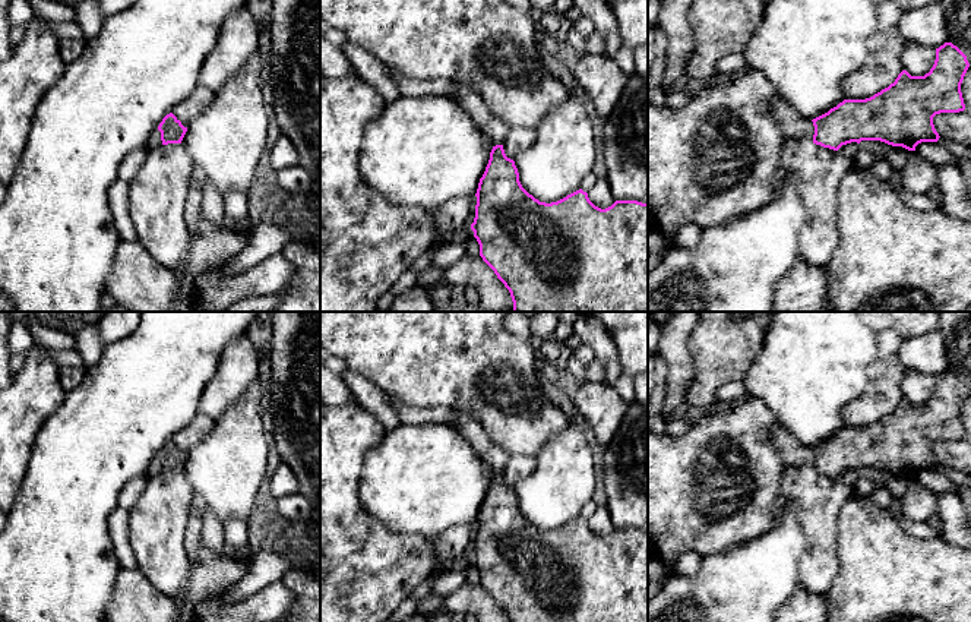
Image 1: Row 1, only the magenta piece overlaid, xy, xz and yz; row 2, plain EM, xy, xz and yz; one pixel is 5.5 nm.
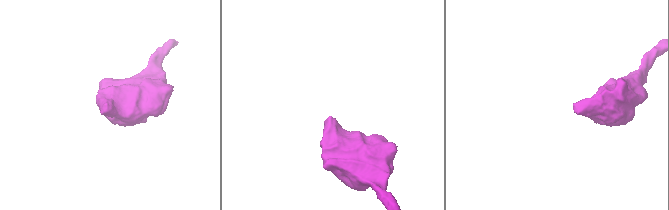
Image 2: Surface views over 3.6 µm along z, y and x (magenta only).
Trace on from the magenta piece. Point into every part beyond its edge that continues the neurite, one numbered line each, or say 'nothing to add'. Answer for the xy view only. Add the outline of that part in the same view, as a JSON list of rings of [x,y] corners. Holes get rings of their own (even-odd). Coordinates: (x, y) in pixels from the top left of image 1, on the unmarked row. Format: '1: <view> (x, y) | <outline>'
1: xy (154, 469) | [[[156,457],[155,460],[151,461],[146,474],[148,476],[158,476],[161,473],[162,473],[161,460]]]

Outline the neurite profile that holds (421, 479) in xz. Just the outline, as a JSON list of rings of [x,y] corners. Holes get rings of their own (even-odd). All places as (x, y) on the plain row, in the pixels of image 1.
[[[447,423],[399,424],[364,454],[358,499],[367,514],[399,534],[434,539],[455,525],[474,524],[490,487],[493,474],[471,443]]]

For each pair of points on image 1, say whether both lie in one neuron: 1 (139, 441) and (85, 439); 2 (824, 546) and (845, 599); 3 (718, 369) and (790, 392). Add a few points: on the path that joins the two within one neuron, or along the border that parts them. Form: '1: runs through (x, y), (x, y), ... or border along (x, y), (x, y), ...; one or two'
1: runs through (126, 439), (98, 439); one
2: border along (837, 542), (840, 571), (826, 594); two
3: border along (761, 347), (755, 363), (742, 381); two

